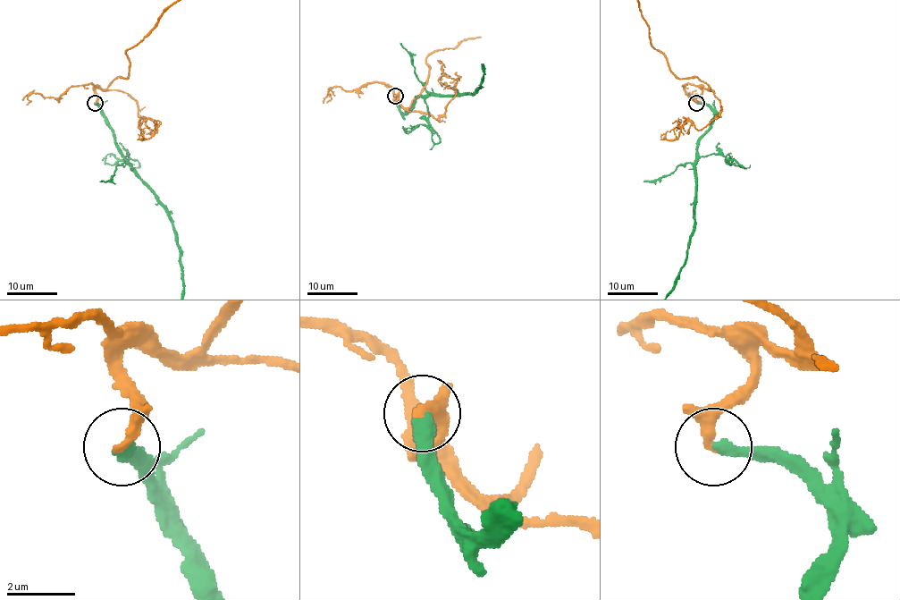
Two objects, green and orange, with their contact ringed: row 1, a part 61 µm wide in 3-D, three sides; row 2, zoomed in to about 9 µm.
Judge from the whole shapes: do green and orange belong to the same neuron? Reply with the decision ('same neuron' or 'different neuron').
same neuron

